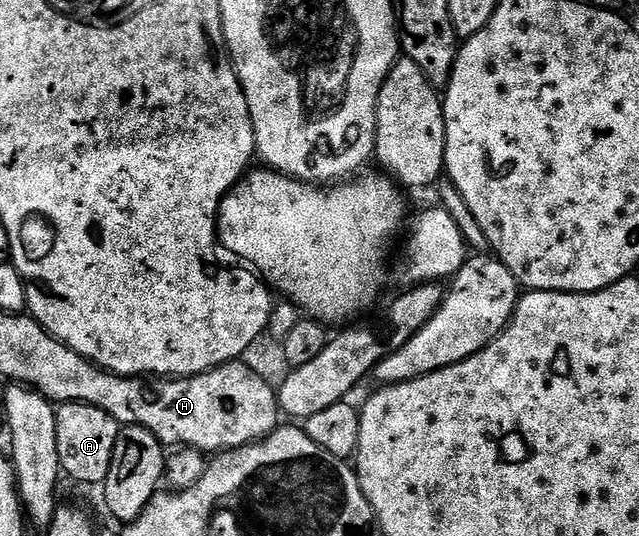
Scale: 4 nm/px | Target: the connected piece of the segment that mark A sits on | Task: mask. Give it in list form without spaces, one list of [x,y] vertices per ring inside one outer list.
[[[66,402],[56,406],[58,424],[58,460],[61,471],[76,482],[99,487],[110,472],[110,460],[114,460],[114,444],[121,432],[120,423],[102,408],[94,408],[85,402]]]

